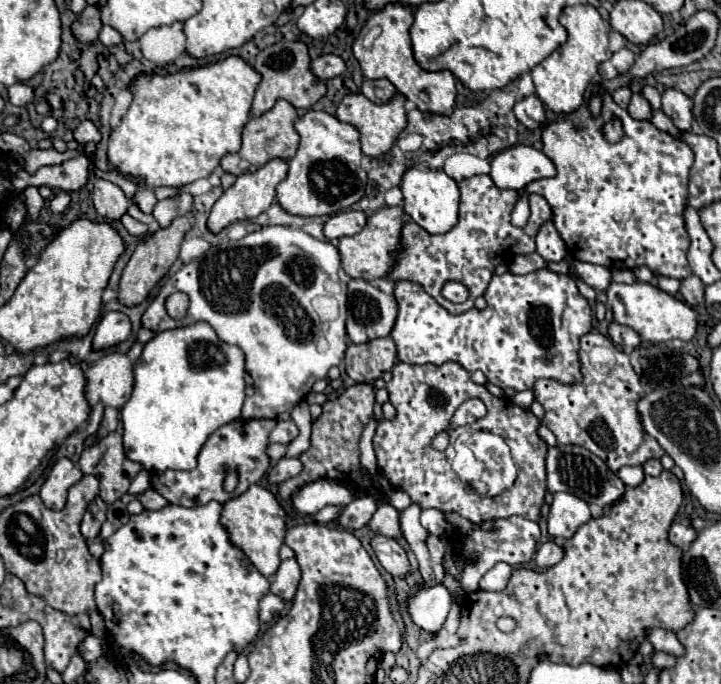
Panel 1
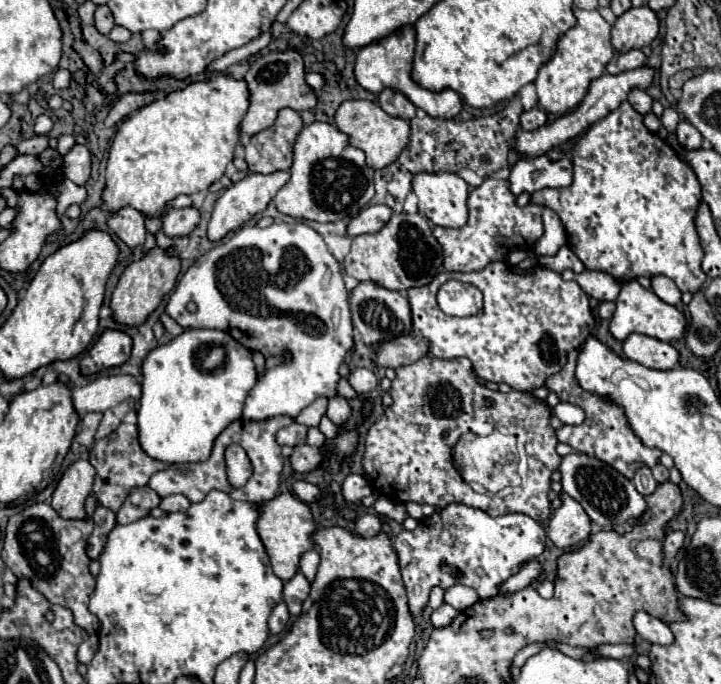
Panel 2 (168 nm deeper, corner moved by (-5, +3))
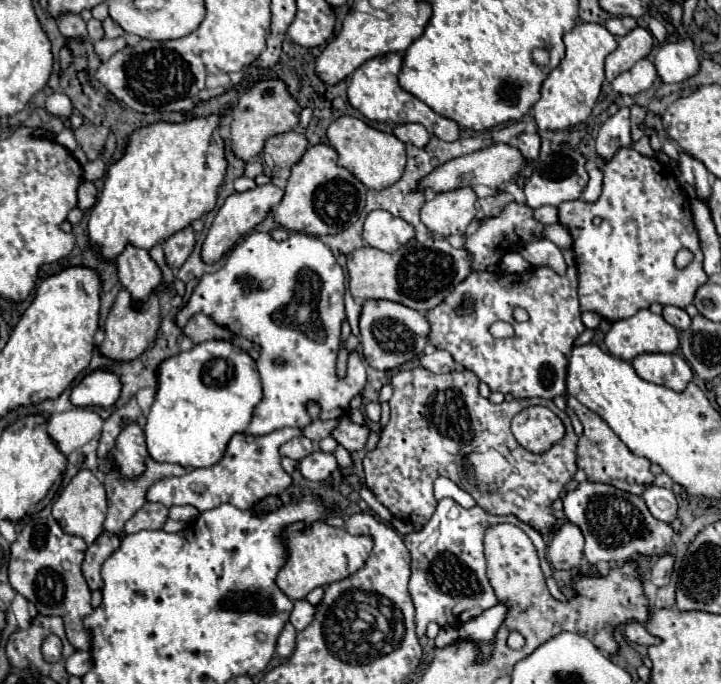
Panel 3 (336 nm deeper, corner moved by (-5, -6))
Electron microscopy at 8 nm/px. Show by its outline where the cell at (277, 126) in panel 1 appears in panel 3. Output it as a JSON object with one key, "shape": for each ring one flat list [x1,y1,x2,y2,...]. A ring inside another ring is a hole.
{"shape":[[289,130,269,138,265,142,263,154,259,156,263,164,263,174,277,182,285,182,291,174,291,166,299,162,305,150,307,150,307,138,301,132],[267,158,273,160,273,166,267,164]]}

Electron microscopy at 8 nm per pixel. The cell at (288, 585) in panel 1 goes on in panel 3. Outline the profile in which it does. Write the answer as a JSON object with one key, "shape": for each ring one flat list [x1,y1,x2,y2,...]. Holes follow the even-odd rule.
{"shape":[[295,600,289,620,295,626,295,630,303,630,303,628,307,628,311,624,313,614,315,614,315,608,307,600]]}

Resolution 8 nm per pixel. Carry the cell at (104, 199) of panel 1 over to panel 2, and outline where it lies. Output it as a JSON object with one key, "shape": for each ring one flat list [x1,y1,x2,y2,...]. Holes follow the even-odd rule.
{"shape":[[123,207,121,211,109,215,107,225,131,251,145,243,145,219,131,207]]}

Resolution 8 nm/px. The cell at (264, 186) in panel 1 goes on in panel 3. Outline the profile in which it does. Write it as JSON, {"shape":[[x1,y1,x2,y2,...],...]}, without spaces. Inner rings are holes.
{"shape":[[269,182,265,186,255,186,253,190,247,190,247,192,241,192,241,194,231,194,225,204,221,206,221,210,217,212,209,232,207,232,207,238,203,242,203,252,201,252,201,258,211,264,211,262,217,262,225,252,229,252,239,238,243,238,245,234,249,234,265,216,267,212,271,210,271,206,275,206,281,198,283,198,283,188,279,188,277,184]]}

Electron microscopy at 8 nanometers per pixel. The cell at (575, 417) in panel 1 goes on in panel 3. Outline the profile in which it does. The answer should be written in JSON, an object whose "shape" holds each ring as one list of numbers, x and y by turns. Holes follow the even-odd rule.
{"shape":[[567,394,567,406,577,414,577,418,583,424,583,436,579,438,577,444,577,466,581,470,585,470,587,480,593,482,605,482,611,484,619,490,631,492,631,494,641,494,645,486,653,484,653,474,651,474,651,462,647,458,639,458,635,456,623,442,621,438,607,426,607,422,603,418,599,418,595,412,587,410,575,396]]}

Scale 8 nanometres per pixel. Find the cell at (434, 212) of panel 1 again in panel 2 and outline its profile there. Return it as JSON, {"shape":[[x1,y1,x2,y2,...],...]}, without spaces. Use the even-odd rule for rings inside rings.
{"shape":[[421,173,413,179,413,193,419,197,419,213,441,227,463,227,467,223,469,185,457,173]]}

